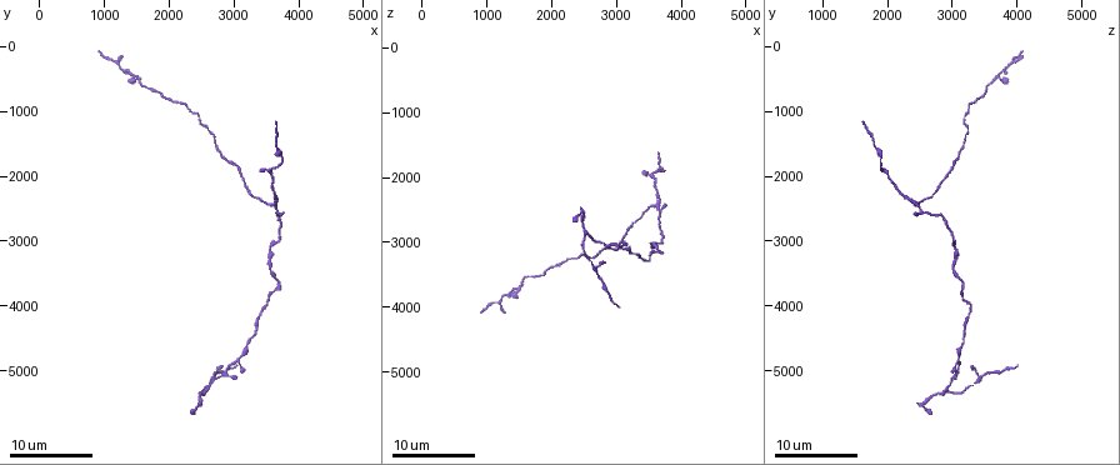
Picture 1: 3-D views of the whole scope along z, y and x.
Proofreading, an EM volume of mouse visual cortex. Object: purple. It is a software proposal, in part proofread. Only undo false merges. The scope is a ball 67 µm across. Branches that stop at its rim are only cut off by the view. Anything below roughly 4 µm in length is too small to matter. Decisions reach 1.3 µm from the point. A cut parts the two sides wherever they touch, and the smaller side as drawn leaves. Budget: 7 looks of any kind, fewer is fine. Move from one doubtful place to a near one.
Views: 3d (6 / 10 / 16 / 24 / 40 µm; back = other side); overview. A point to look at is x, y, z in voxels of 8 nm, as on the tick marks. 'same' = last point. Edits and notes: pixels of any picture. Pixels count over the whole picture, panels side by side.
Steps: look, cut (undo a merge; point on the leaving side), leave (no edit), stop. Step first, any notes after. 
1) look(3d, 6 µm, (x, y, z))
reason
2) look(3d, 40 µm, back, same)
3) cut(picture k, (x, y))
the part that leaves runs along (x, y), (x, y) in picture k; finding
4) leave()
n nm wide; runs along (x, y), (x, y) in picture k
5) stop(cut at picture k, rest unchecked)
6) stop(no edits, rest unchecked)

look(3d, 16 µm, (3600, 2450, 2400))
a fork

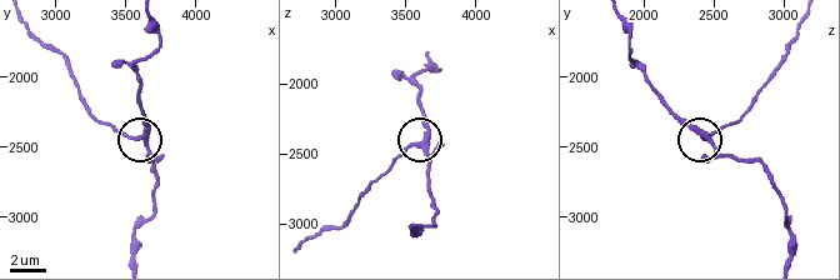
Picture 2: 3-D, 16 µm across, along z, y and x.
look(3d, 10 µm, (3600, 2420, 2440))

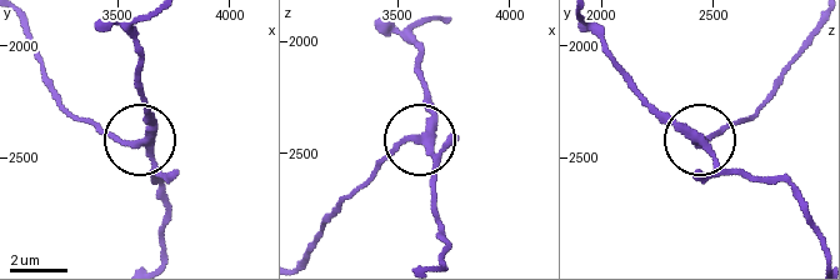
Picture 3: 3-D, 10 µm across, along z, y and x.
cut(picture 3, (103, 134))
280 nm wide; the part that leaves runs along (134, 146), (86, 123), (58, 96), (23, 24) in picture 3; two neurons meet here

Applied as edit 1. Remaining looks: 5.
look(3d, 16 µm, (3550, 1900, 1950))
thick turns thin

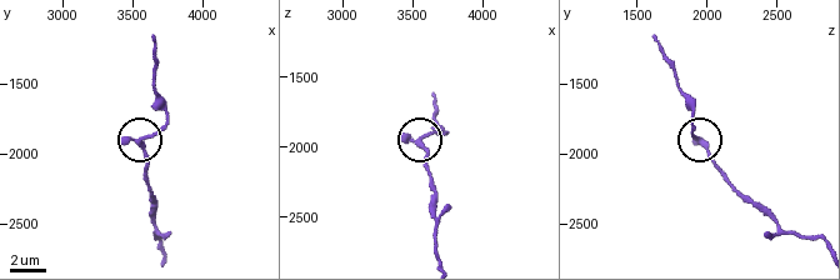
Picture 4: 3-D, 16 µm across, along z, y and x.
look(3d, 10 µm, (3580, 1920, 1960))
closer look

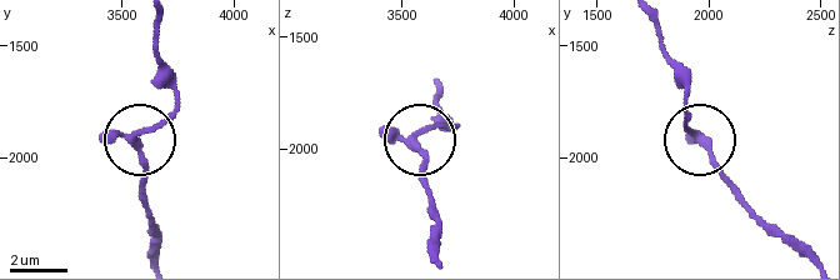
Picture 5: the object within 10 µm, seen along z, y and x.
leave()
3 arms; runs along (809, 258), (751, 208), (689, 131), (686, 95) in picture 5; one neuron here

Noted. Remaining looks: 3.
look(3d, 24 µm, (3100, 4800, 3050))
calibre changes

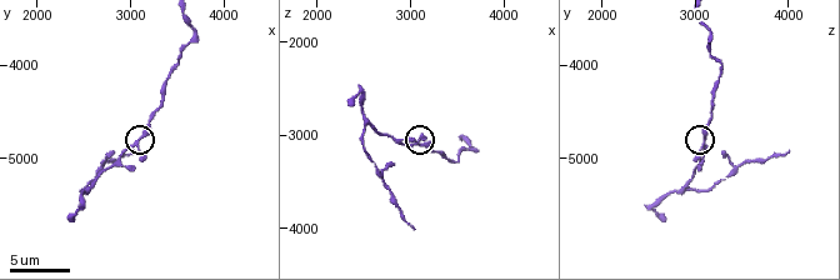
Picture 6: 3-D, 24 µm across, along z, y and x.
look(3d, 10 µm, (3100, 4800, 3100))

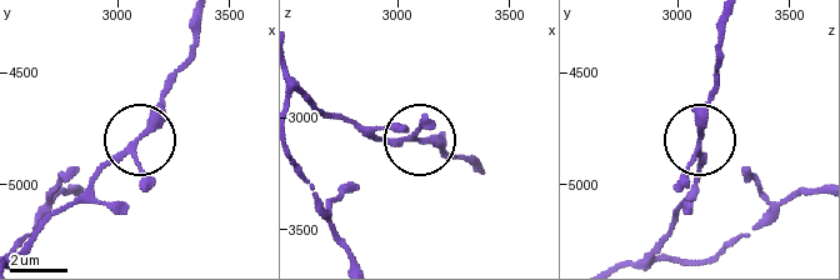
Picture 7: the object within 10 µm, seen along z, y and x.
leave()
3 arms; runs along (725, 21), (696, 139), (696, 184) in picture 7; one neuron here

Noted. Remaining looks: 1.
stop(cut at picture 3, rest unchecked)

